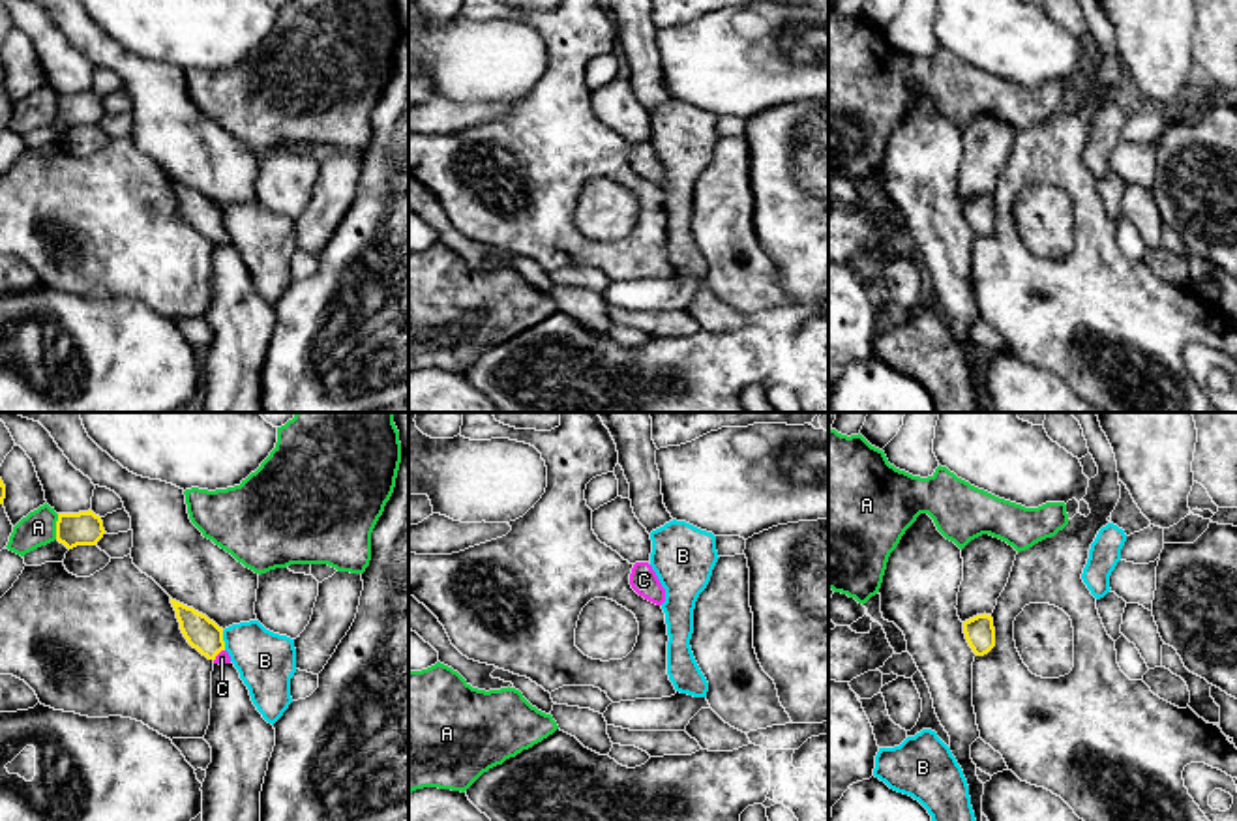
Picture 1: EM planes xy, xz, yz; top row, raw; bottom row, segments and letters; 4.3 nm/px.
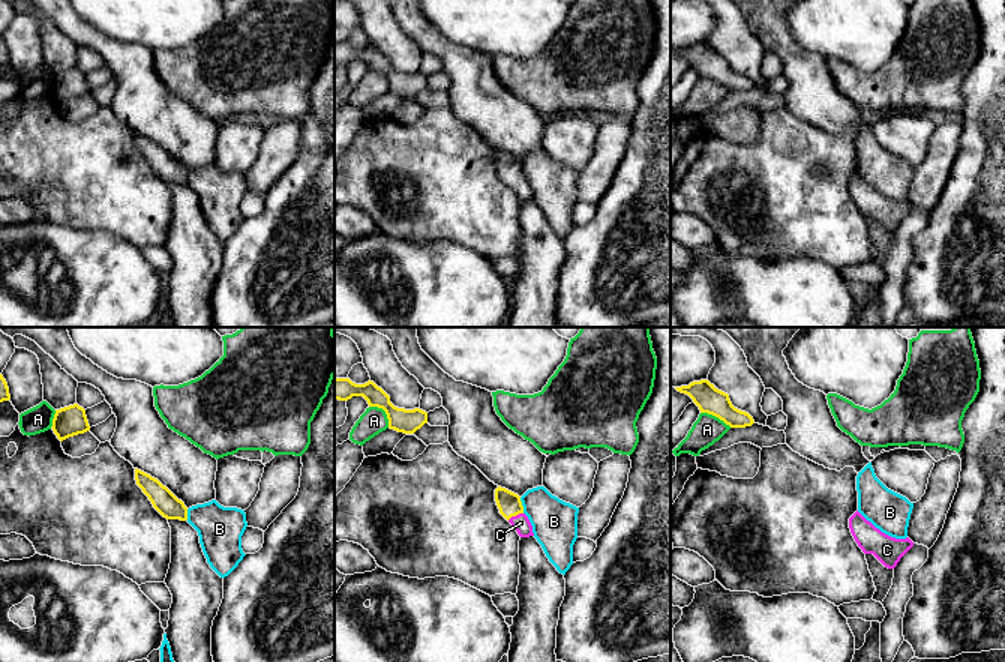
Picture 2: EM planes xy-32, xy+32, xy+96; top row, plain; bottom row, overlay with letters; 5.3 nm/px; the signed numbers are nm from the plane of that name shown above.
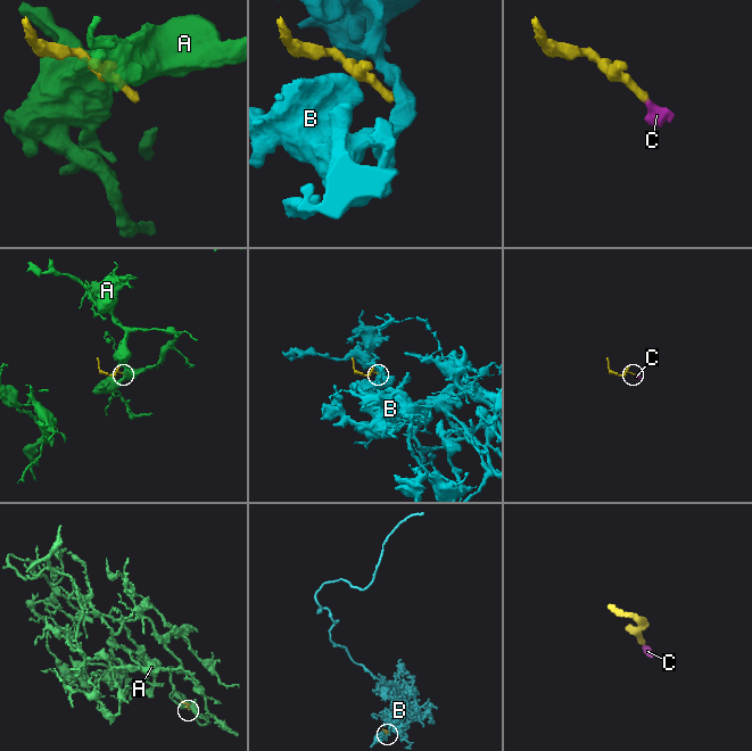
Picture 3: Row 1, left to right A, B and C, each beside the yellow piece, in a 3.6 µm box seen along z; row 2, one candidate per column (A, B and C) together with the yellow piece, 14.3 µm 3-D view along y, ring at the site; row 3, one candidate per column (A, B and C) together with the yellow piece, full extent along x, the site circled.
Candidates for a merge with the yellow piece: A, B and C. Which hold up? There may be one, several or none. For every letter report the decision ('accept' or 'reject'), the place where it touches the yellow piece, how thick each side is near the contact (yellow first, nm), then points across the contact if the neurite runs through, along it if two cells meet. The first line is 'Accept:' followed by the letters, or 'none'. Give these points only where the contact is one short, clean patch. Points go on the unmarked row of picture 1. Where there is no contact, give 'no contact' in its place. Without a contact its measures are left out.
Accept: C
A: reject; meets yellow in xy at (57, 107); 140 nm thick on the yellow side, 150 nm on the other
B: reject; meets yellow in xy at (222, 220); 140 nm thick on the yellow side, 260 nm on the other; border along xy (222, 210), (225, 229)
C: accept; meets yellow in xy at (218, 233); 140 nm thick on the yellow side, 60 nm on the other; runs through xy (203, 214), (218, 233), (222, 238)

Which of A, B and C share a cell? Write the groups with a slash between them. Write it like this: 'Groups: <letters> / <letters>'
Groups: A / B / C

